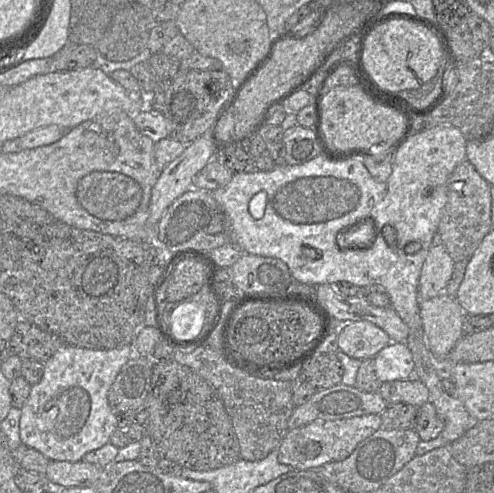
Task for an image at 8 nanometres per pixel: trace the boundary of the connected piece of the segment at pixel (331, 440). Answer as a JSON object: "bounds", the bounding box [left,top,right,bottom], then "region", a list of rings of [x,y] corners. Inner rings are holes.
{"bounds":[278,414,381,469],"region":[[[367,414],[341,420],[314,420],[288,429],[278,446],[278,460],[294,469],[317,468],[349,457],[360,442],[381,429],[380,414]]]}

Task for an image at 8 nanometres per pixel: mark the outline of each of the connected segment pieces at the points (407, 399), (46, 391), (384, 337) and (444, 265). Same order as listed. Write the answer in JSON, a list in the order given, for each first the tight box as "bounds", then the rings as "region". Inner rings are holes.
[{"bounds":[378,377,429,407],"region":[[[416,377],[382,382],[378,393],[388,404],[407,403],[419,407],[429,401],[429,390]]]},{"bounds":[19,344,141,462],"region":[[[68,344],[61,345],[61,347],[56,351],[56,353],[44,363],[44,372],[41,380],[31,386],[30,394],[25,403],[23,404],[22,408],[20,409],[21,418],[19,436],[22,445],[26,445],[29,448],[33,448],[39,451],[50,461],[78,462],[80,460],[83,460],[83,456],[86,453],[101,448],[105,444],[109,443],[111,434],[113,433],[113,431],[115,431],[115,429],[117,429],[117,416],[112,412],[108,404],[108,390],[114,382],[122,366],[134,356],[141,356],[136,355],[136,352],[134,350],[134,344],[128,344],[121,348],[111,350],[93,350],[75,347]]]},{"bounds":[337,321,389,360],"region":[[[369,321],[348,322],[337,331],[338,349],[359,360],[373,359],[389,341],[387,333]]]},{"bounds":[418,244,455,301],"region":[[[432,244],[421,268],[418,282],[420,301],[426,301],[445,291],[455,262],[443,244]]]}]

